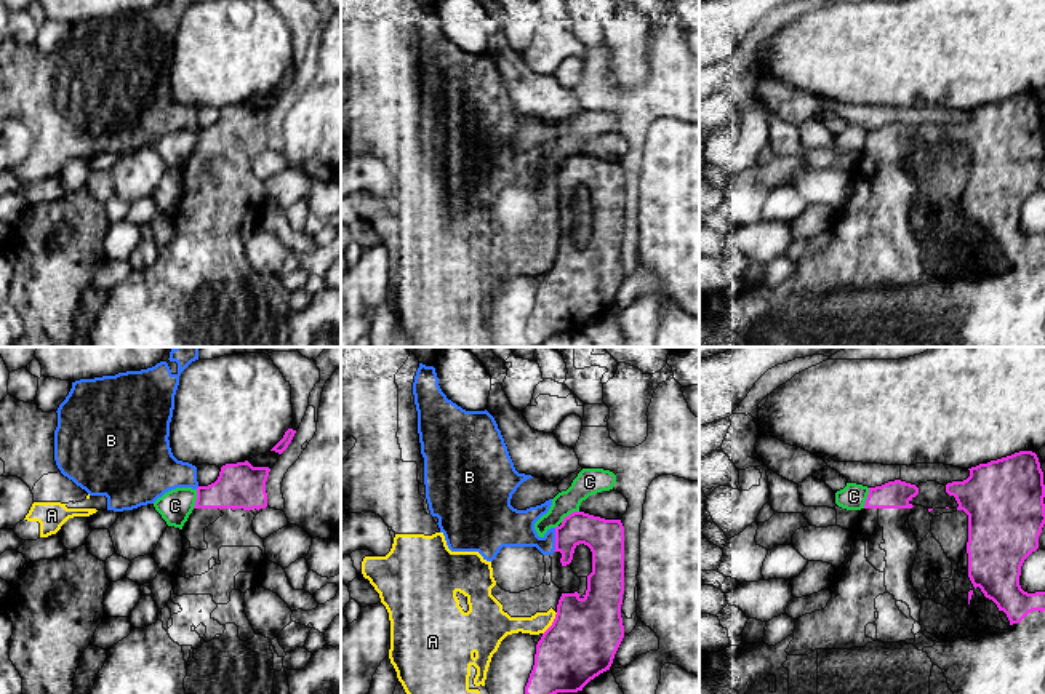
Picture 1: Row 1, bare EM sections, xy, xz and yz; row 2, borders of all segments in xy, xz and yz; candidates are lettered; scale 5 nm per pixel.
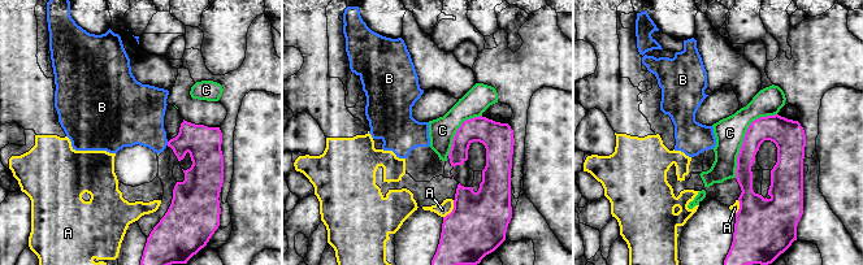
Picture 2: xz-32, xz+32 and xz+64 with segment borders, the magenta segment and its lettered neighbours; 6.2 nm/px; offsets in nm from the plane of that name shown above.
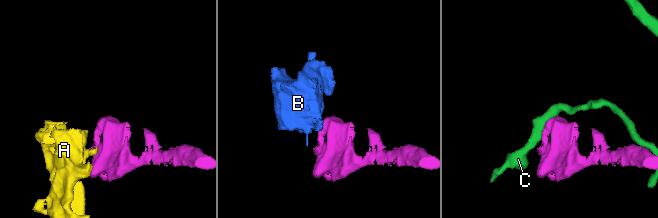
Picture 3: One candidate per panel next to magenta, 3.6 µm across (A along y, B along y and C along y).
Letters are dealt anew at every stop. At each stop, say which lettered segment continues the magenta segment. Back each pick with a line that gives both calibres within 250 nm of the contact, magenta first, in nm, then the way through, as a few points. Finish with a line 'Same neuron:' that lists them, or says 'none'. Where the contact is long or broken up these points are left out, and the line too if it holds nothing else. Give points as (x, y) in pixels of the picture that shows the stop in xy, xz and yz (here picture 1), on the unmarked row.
Same neuron: none

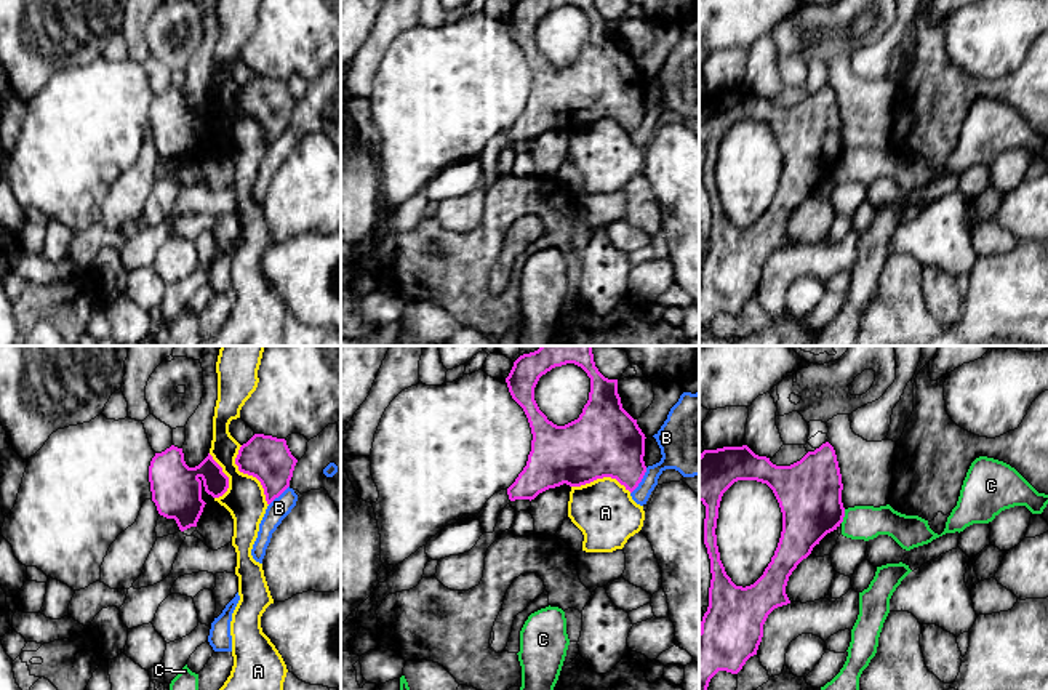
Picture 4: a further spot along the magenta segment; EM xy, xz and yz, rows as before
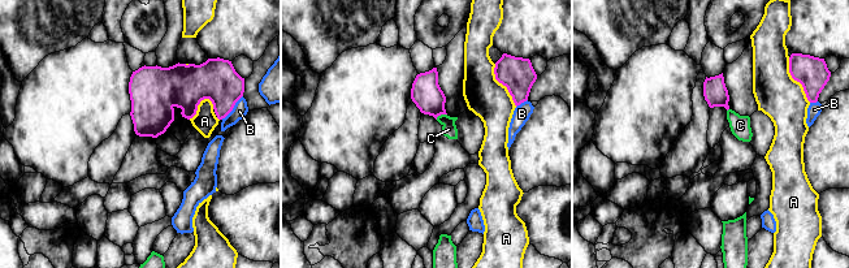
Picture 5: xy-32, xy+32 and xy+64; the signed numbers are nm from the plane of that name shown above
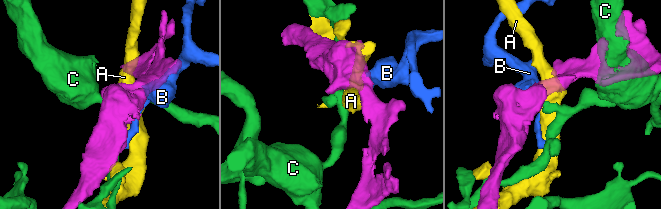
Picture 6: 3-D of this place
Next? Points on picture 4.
Same neuron: none

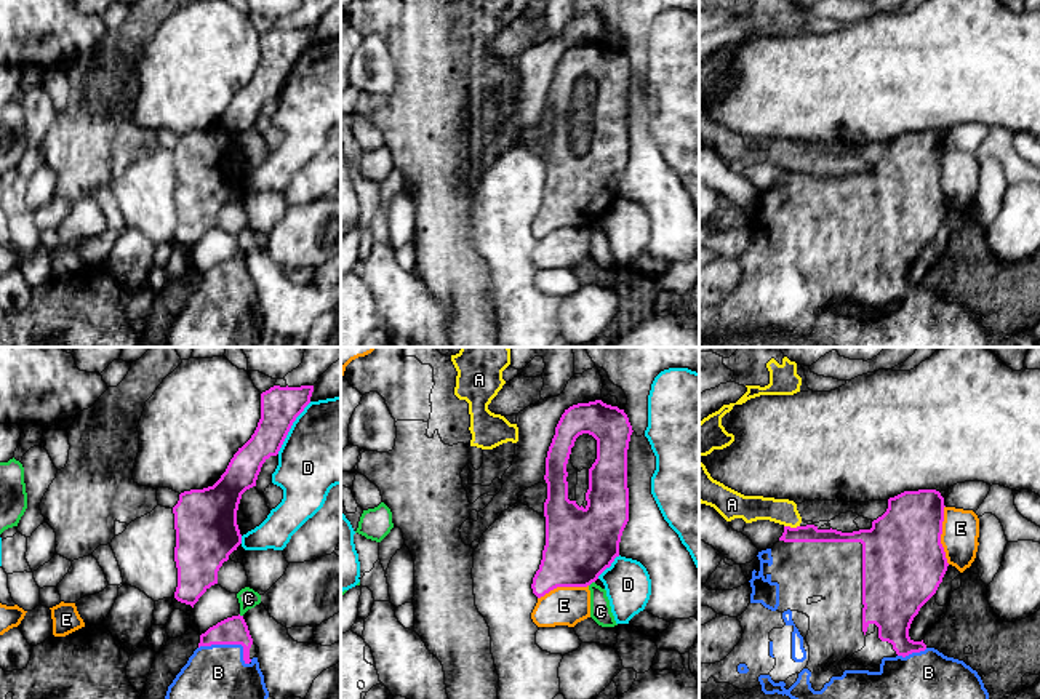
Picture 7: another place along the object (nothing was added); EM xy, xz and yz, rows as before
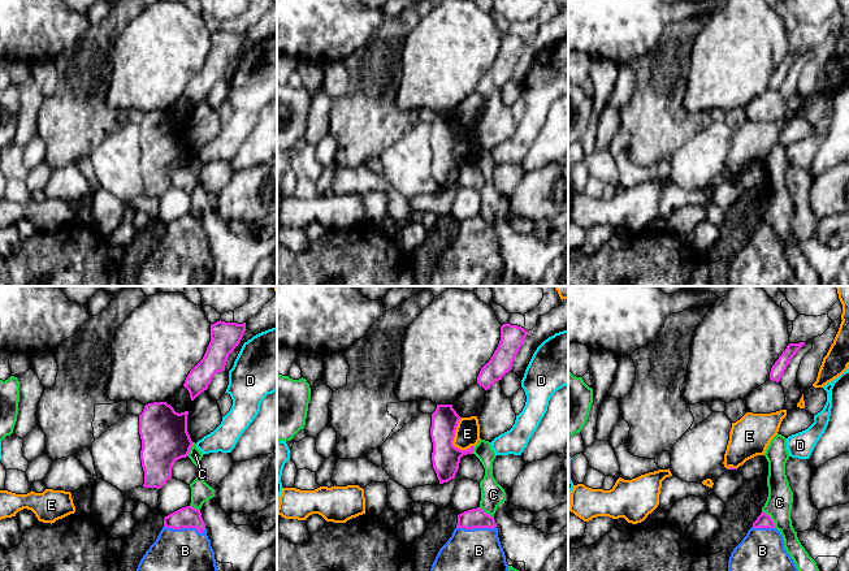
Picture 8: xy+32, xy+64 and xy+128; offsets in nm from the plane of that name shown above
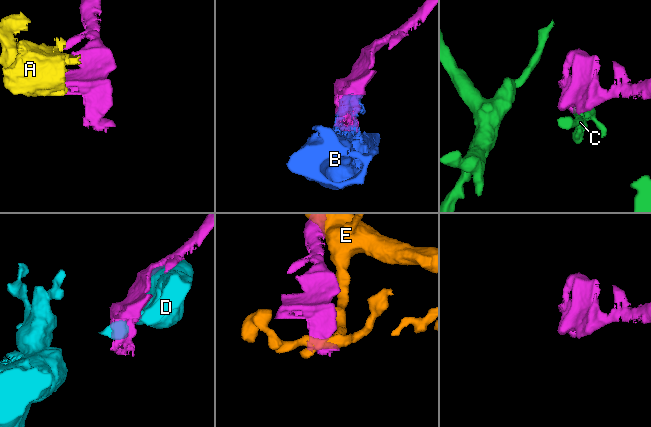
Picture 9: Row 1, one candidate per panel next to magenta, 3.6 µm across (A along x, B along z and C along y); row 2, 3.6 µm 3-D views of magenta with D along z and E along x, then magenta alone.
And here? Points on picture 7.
B: 140 nm thick on the magenta side, 400 nm on the other
Same neuron: B

